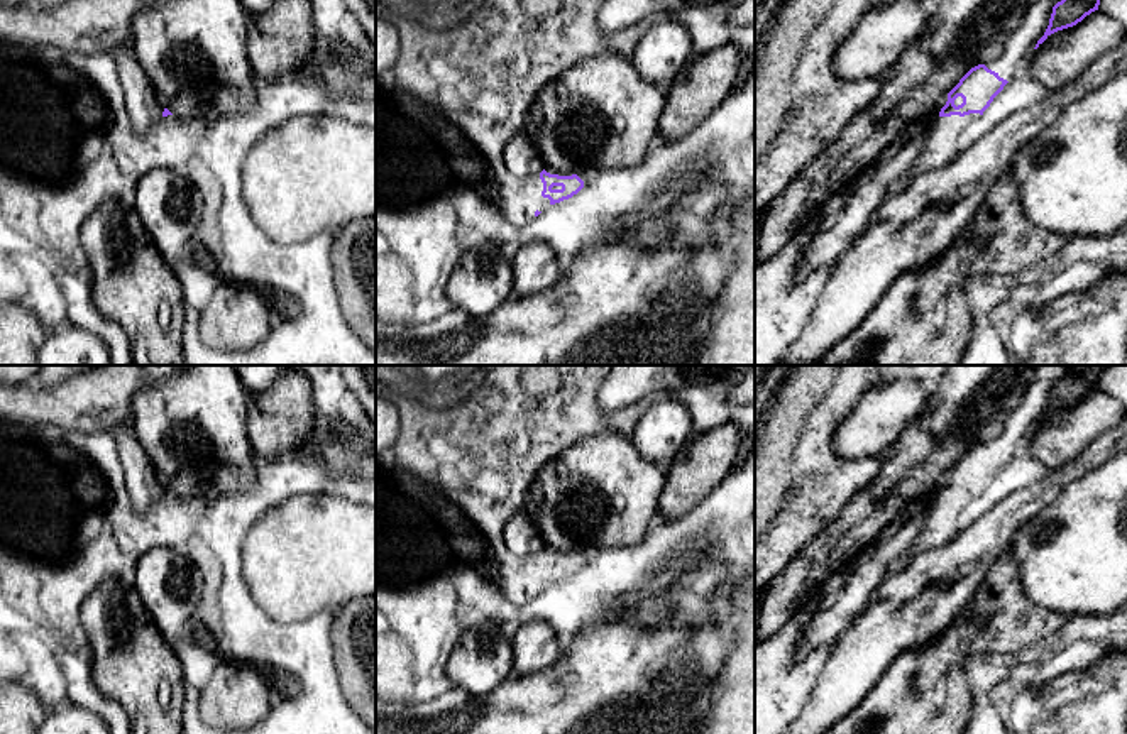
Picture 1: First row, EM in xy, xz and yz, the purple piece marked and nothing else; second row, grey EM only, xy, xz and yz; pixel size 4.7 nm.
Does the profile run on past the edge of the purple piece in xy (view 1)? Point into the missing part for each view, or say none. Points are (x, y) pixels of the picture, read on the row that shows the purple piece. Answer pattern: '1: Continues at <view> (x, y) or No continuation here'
1: No continuation here

